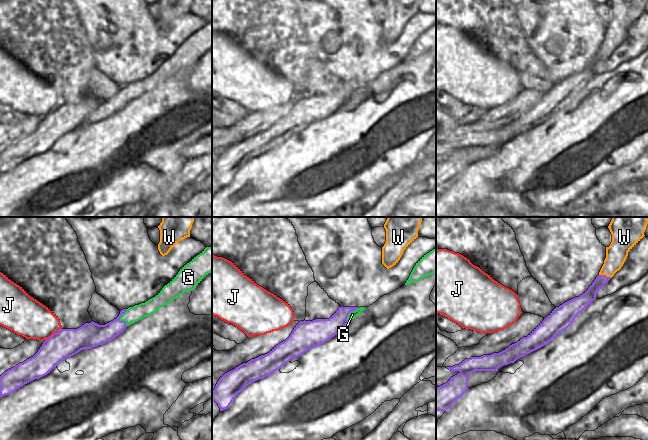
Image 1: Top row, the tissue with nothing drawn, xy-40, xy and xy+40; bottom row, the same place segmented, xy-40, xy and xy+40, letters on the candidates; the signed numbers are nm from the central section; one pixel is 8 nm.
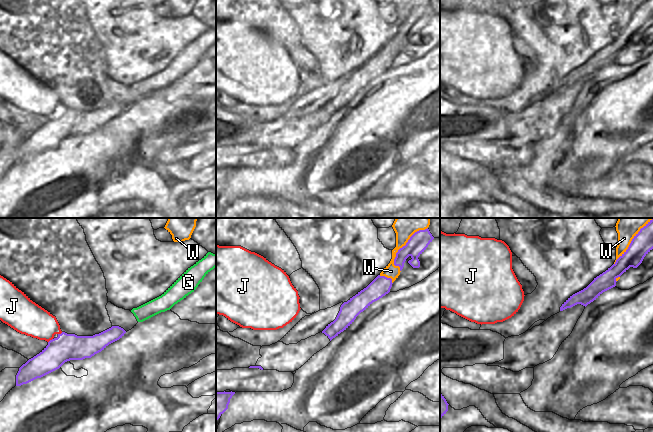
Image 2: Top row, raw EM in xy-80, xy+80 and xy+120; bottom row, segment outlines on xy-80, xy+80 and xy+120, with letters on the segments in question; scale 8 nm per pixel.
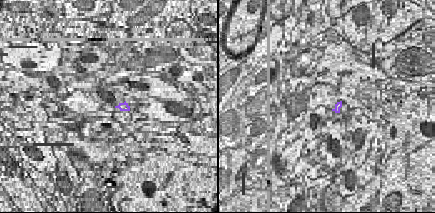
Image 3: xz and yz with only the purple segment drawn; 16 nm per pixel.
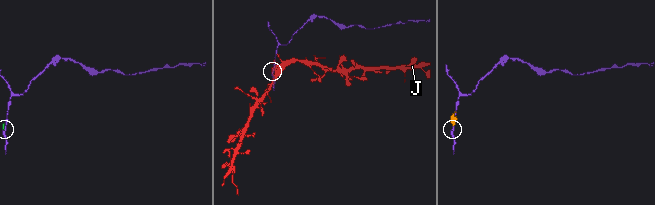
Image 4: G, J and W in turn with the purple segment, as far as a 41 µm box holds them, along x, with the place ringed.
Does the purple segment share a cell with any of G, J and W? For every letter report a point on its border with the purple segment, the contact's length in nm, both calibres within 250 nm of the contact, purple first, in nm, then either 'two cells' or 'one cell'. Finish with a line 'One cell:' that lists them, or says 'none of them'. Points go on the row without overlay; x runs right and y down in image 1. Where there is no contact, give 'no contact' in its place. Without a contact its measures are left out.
G: contact xy-40 (119, 94); length 140 nm; calibres 190 and 130 nm; two cells
J: contact xy-40 (54, 109); length 170 nm; calibres 220 and 300 nm; two cells
W: contact xy+40 (604, 51); length 110 nm; calibres 100 and 170 nm; two cells
One cell: none of them

